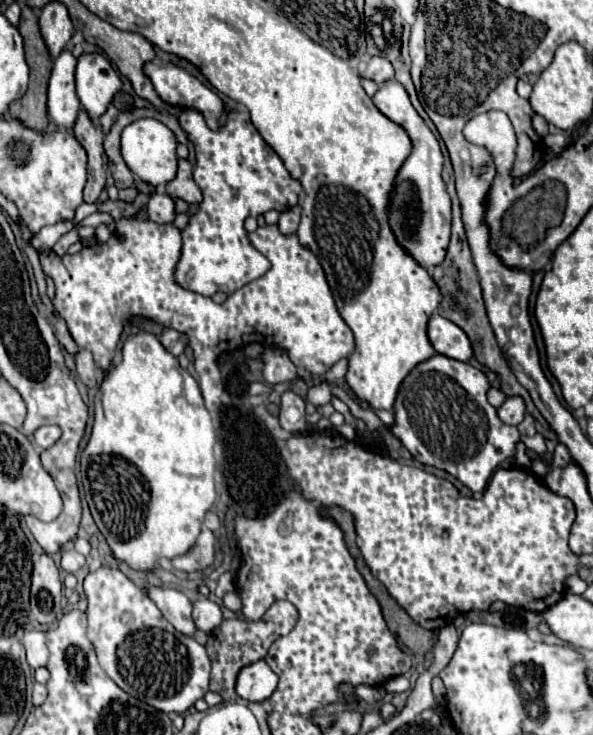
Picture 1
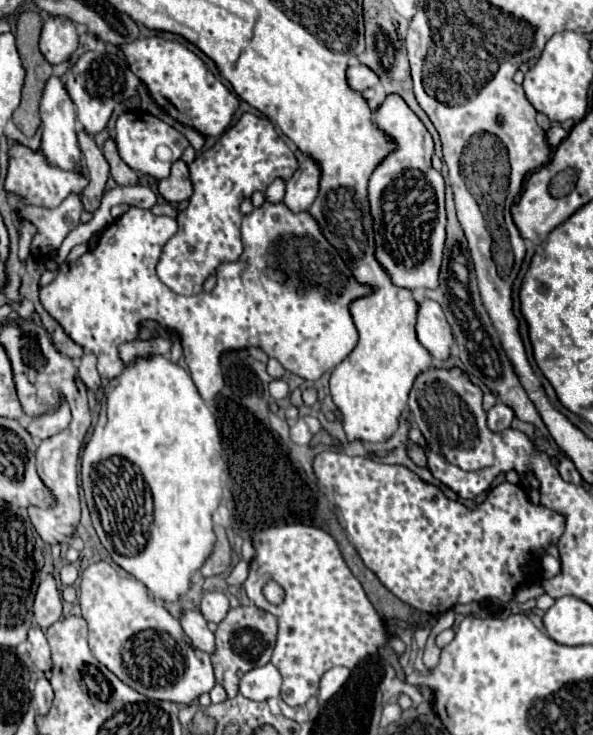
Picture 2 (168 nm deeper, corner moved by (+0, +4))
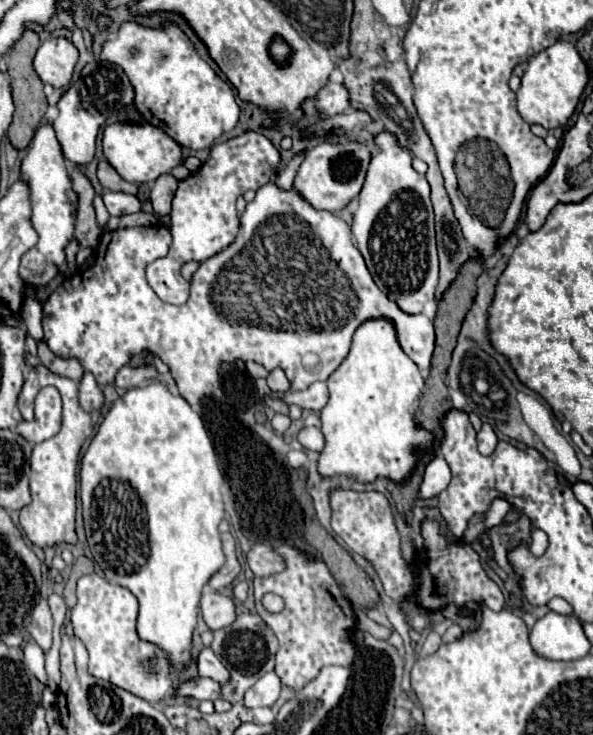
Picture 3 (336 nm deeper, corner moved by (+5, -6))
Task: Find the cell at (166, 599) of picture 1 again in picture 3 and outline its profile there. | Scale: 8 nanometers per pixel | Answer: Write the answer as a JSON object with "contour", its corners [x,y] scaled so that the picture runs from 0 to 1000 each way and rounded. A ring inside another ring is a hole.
{"contour":[[[342,882],[336,887],[332,912],[336,912],[336,920],[352,920],[352,922],[359,922],[366,928],[383,928],[386,925],[386,914],[369,901],[369,895],[359,890],[356,882]]]}

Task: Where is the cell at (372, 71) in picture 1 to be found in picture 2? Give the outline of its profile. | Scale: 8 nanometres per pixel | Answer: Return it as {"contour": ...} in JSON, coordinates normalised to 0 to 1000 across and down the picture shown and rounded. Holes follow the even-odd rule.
{"contour":[[[597,87],[597,90],[587,90],[583,95],[583,109],[587,109],[587,117],[597,122],[597,125],[614,125],[617,120],[631,120],[637,114],[637,106],[634,101],[627,101],[627,95],[614,87]]]}

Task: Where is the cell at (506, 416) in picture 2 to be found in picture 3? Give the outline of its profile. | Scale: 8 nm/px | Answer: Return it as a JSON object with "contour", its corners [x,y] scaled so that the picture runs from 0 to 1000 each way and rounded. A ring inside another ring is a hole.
{"contour":[[[815,577],[815,582],[804,588],[804,601],[808,601],[808,615],[825,620],[835,607],[838,607],[838,590],[828,582],[828,577]]]}

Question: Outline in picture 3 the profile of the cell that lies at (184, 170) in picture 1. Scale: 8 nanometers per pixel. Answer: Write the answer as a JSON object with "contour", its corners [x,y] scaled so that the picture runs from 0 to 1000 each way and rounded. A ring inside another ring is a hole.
{"contour":[[[275,237],[261,245],[261,253],[255,256],[255,278],[261,291],[282,294],[288,288],[288,272],[295,267],[298,242],[288,237]]]}

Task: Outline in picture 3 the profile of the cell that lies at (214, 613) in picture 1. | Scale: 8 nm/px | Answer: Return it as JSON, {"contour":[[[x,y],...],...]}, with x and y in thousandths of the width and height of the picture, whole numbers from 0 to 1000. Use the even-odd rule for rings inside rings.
{"contour":[[[349,805],[339,814],[339,835],[352,857],[373,857],[396,844],[396,822],[369,805]]]}

